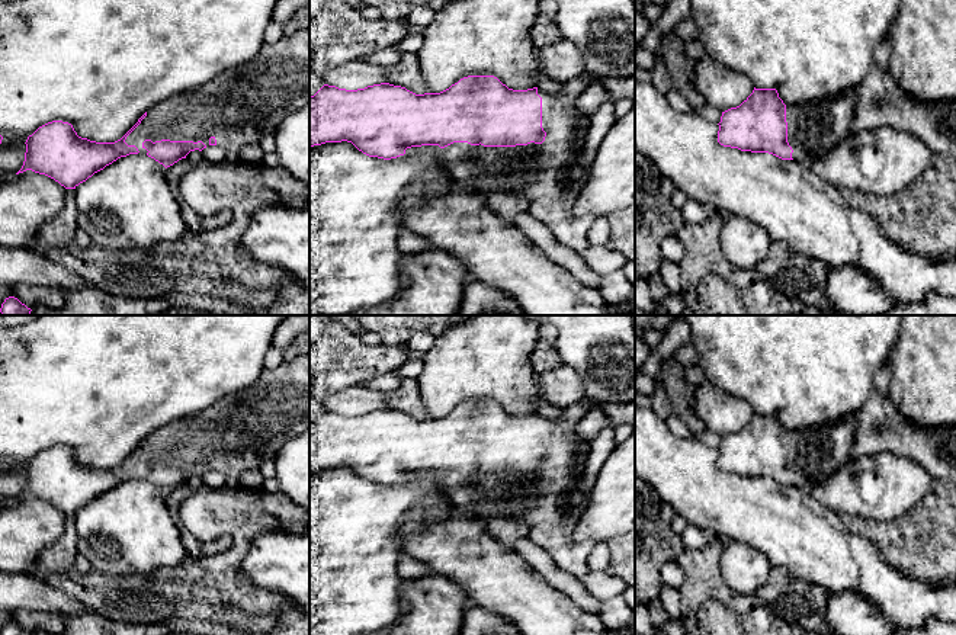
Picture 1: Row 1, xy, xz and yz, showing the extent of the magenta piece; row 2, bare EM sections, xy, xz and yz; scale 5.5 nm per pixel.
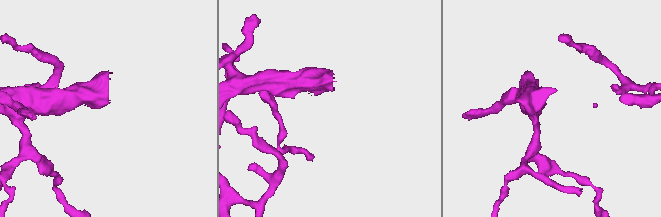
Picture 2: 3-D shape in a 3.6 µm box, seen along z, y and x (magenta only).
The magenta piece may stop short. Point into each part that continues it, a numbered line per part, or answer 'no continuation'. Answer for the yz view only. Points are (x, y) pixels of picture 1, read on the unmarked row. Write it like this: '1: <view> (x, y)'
1: yz (815, 454)

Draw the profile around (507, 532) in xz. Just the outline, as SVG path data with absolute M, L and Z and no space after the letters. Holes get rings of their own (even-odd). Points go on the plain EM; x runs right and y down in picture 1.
M493 517L487 520L485 530L503 546L513 549L516 543L523 539L529 538L529 527L523 520L519 519L503 519L503 517Z

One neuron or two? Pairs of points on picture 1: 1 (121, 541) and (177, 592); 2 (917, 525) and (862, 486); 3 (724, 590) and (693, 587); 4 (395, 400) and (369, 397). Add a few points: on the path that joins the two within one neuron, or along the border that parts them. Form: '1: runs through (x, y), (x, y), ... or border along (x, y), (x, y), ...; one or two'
1: border along (185, 555), (148, 574), (121, 576); two
2: border along (929, 491), (895, 518), (886, 520), (869, 519); two
3: runs through (716, 589), (701, 587); one
4: border along (388, 393), (385, 407); two

